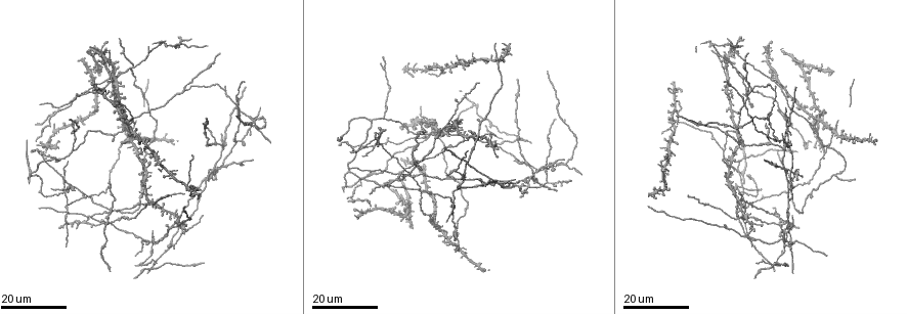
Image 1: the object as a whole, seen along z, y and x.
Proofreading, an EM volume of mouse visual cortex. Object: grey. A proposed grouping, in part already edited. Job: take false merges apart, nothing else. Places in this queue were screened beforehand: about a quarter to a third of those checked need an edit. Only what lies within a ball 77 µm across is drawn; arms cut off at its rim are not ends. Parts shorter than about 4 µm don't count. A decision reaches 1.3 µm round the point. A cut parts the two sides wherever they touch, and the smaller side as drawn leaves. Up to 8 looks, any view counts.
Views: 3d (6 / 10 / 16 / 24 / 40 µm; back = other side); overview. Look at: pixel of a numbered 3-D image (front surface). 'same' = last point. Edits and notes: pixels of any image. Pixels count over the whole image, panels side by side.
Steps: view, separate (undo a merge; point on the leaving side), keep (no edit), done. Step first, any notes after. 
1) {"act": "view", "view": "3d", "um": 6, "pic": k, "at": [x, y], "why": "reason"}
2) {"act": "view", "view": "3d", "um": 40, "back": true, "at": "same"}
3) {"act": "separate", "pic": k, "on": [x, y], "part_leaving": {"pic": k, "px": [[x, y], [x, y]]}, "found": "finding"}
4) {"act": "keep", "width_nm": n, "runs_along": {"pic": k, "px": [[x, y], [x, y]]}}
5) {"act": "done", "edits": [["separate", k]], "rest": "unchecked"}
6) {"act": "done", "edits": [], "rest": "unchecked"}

{"act": "view", "view": "3d", "um": 24, "pic": 1, "at": [384, 106], "why": "thick turns thin"}

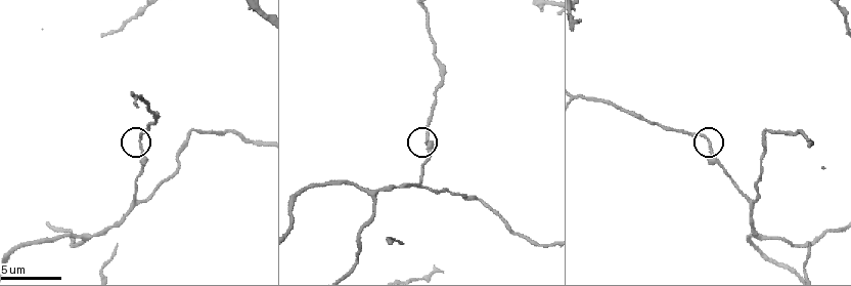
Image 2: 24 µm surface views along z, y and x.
{"act": "view", "view": "3d", "um": 10, "pic": 2, "at": [141, 149]}

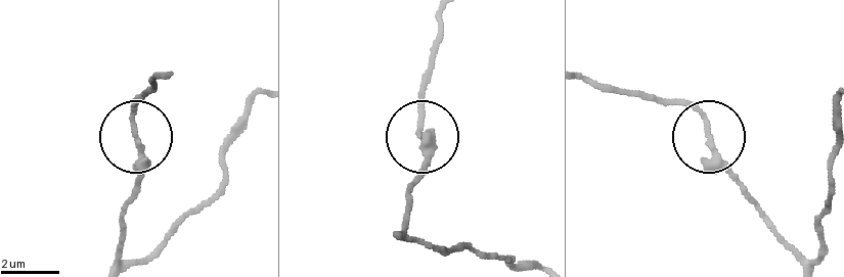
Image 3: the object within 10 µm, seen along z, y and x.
{"act": "keep", "arms": 3, "runs_along": {"pic": 3, "px": [[254, 100], [215, 188], [134, 262], [134, 95]]}, "found": "one neuron here"}

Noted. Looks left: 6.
{"act": "view", "view": "3d", "um": 24, "pic": 1, "at": [670, 119], "why": "thin arm on a thick one"}

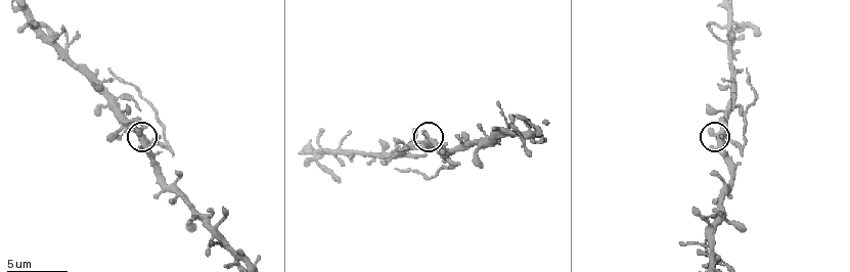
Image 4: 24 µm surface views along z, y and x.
{"act": "view", "view": "3d", "um": 10, "pic": 4, "at": [722, 143], "why": "closer look"}

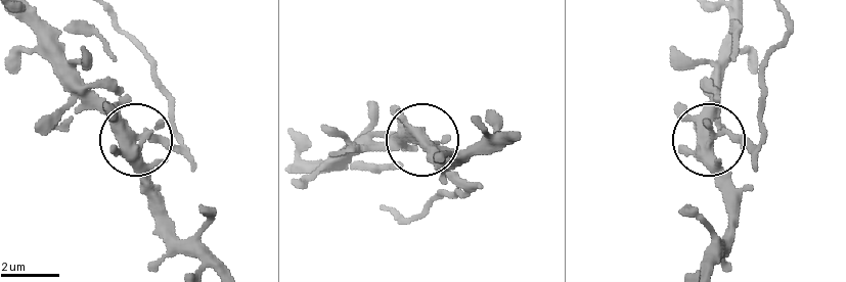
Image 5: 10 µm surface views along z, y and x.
{"act": "separate", "pic": 5, "on": [167, 138], "side_arm_um": 11, "found": "two neurons meet here"}

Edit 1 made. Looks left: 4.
{"act": "view", "view": "3d", "um": 16, "pic": 1, "at": [547, 181]}

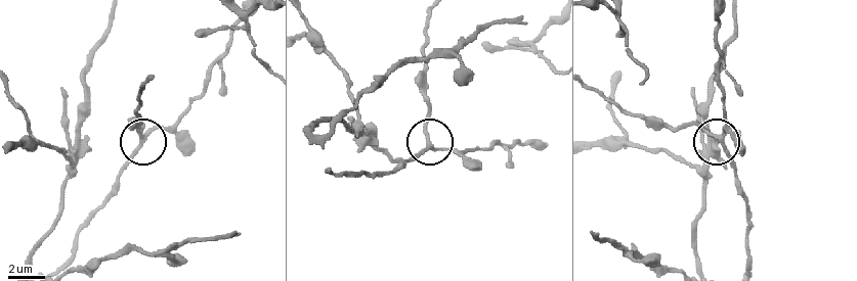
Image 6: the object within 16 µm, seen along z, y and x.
{"act": "view", "view": "3d", "um": 6, "pic": 6, "at": [145, 137], "why": "closer look"}

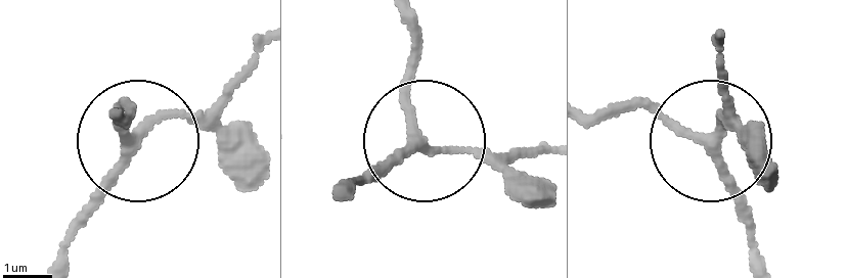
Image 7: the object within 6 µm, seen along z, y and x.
{"act": "keep", "arms": 3, "runs_along": {"pic": 7, "px": [[755, 260], [718, 150], [722, 44]]}, "found": "all the same neuron"}

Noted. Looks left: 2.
{"act": "view", "view": "3d", "um": 24, "pic": 1, "at": [769, 121], "why": "four arms meet"}

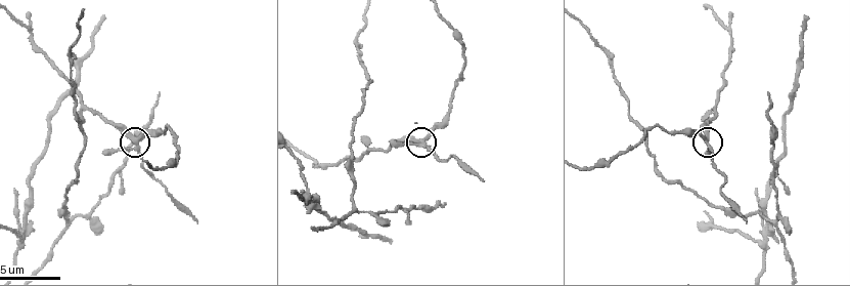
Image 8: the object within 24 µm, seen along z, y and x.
{"act": "view", "view": "3d", "um": 10, "pic": 8, "at": [422, 142]}

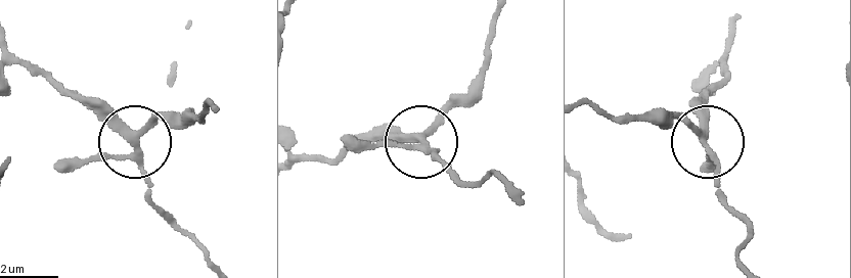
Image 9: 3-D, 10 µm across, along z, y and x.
{"act": "keep", "arms": 4, "runs_along": {"pic": 9, "px": [[734, 37], [725, 74], [706, 96], [706, 147], [720, 203]]}, "found": "all the same neuron"}

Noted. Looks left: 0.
{"act": "done", "edits": [["separate", 5]], "rest": "unchecked"}

